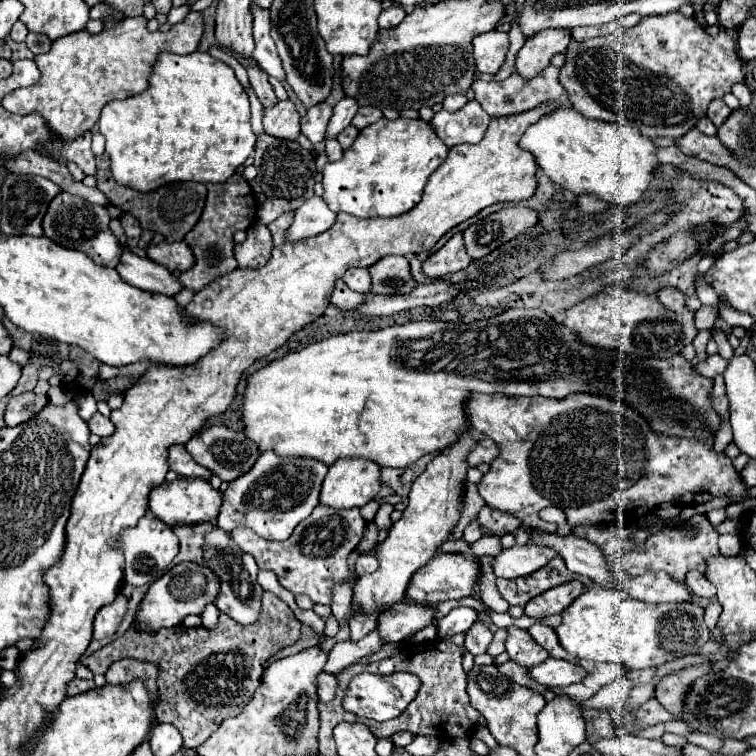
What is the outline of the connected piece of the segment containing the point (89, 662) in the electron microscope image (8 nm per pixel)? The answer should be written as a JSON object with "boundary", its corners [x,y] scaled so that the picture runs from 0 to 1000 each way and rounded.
{"boundary":[[[349,783],[347,810],[344,810],[341,820],[331,828],[320,828],[320,825],[304,820],[304,815],[291,812],[288,825],[280,828],[280,831],[270,831],[270,828],[246,831],[246,828],[238,828],[235,833],[233,831],[214,831],[206,839],[180,836],[177,831],[172,831],[164,841],[159,841],[151,849],[140,852],[130,862],[114,868],[108,878],[116,886],[122,886],[124,892],[140,892],[146,878],[151,878],[153,873],[161,873],[161,870],[177,870],[177,873],[209,878],[212,929],[206,934],[206,952],[230,958],[235,963],[235,968],[241,971],[241,976],[243,976],[243,987],[246,989],[262,989],[267,981],[272,981],[278,976],[280,968],[286,968],[286,963],[294,958],[294,952],[315,947],[323,939],[323,931],[331,929],[336,913],[344,905],[347,878],[357,868],[362,868],[368,860],[389,852],[394,844],[397,844],[397,823],[389,817],[381,799],[376,799],[368,788],[362,788],[357,783]]]}

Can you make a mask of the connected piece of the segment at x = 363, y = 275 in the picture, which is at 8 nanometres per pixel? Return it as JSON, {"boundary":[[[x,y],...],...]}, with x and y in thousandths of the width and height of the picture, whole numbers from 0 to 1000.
{"boundary":[[[463,354],[463,357],[452,365],[452,370],[455,370],[458,378],[460,378],[463,384],[468,384],[468,386],[476,386],[476,389],[489,386],[489,362],[487,362],[487,357],[481,357],[481,354]]]}

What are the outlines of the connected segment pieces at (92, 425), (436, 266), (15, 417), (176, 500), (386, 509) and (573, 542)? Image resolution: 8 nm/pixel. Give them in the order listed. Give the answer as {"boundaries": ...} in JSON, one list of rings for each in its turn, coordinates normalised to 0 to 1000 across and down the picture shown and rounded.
{"boundaries":[[[[127,545],[119,556],[116,556],[116,566],[122,574],[130,574],[132,579],[140,579],[140,577],[148,577],[151,574],[151,561],[146,558],[146,553],[135,550],[132,545]]],[[[601,310],[579,333],[558,347],[558,362],[566,368],[587,368],[593,360],[614,357],[624,341],[616,336],[611,310]]],[[[34,519],[34,521],[13,526],[8,548],[5,548],[8,563],[24,563],[24,561],[40,556],[61,537],[61,532],[63,532],[61,524],[45,521],[45,519]]],[[[233,632],[230,638],[217,638],[204,651],[198,651],[196,672],[209,688],[214,688],[222,696],[235,693],[265,693],[265,690],[283,690],[288,685],[294,669],[294,653],[291,648],[280,646],[272,635],[251,635],[251,632]]],[[[505,669],[495,685],[495,693],[500,701],[513,701],[519,696],[519,688],[516,688],[516,680],[519,680],[519,669]]],[[[688,696],[701,706],[704,720],[722,720],[725,725],[733,725],[738,735],[749,743],[754,757],[778,762],[780,767],[791,770],[799,778],[812,778],[810,775],[810,762],[807,754],[802,751],[802,741],[791,722],[783,717],[765,712],[765,709],[741,709],[741,706],[709,706],[704,698]]]]}

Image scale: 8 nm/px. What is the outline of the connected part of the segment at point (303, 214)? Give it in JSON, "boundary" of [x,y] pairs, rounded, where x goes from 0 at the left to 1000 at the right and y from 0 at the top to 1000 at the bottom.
{"boundary":[[[421,259],[405,265],[389,283],[389,296],[381,304],[381,320],[394,320],[410,312],[431,307],[444,294],[444,280],[439,280],[431,267]]]}

